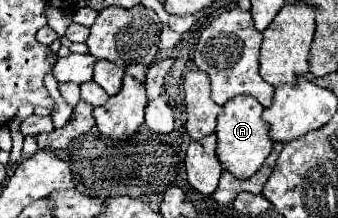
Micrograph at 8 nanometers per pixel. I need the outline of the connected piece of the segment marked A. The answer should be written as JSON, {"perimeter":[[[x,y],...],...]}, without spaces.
{"perimeter":[[[241,95],[241,97],[233,97],[233,101],[227,101],[223,109],[225,113],[217,117],[217,129],[215,129],[217,157],[223,169],[227,169],[233,177],[247,179],[265,163],[269,153],[273,151],[273,143],[269,141],[269,125],[265,125],[265,121],[261,119],[263,107],[257,99],[249,95]]]}

